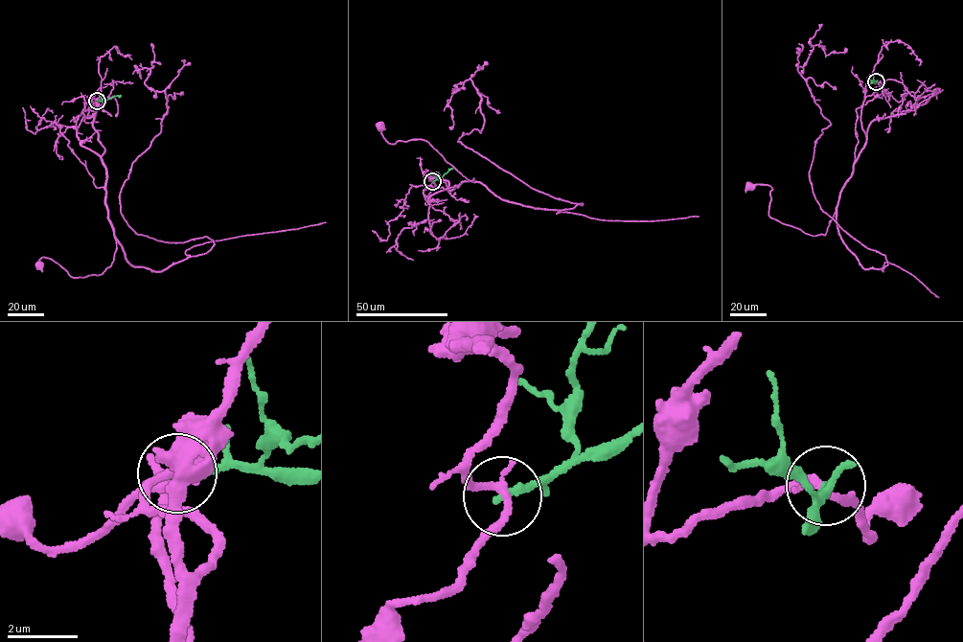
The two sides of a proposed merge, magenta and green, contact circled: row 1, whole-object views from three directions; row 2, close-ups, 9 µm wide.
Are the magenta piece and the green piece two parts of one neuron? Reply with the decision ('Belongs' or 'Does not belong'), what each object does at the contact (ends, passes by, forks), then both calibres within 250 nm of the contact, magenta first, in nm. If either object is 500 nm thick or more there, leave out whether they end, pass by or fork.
Does not belong. At the ring magenta passes by. At the ring green ends. Thickness 220 nm (magenta) against 220 nm

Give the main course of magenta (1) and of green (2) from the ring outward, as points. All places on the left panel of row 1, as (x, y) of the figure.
1: (97, 101), (93, 126), (103, 148), (113, 261), (101, 274), (85, 277), (72, 277), (50, 258), (39, 265)
2: (97, 101), (121, 95)

